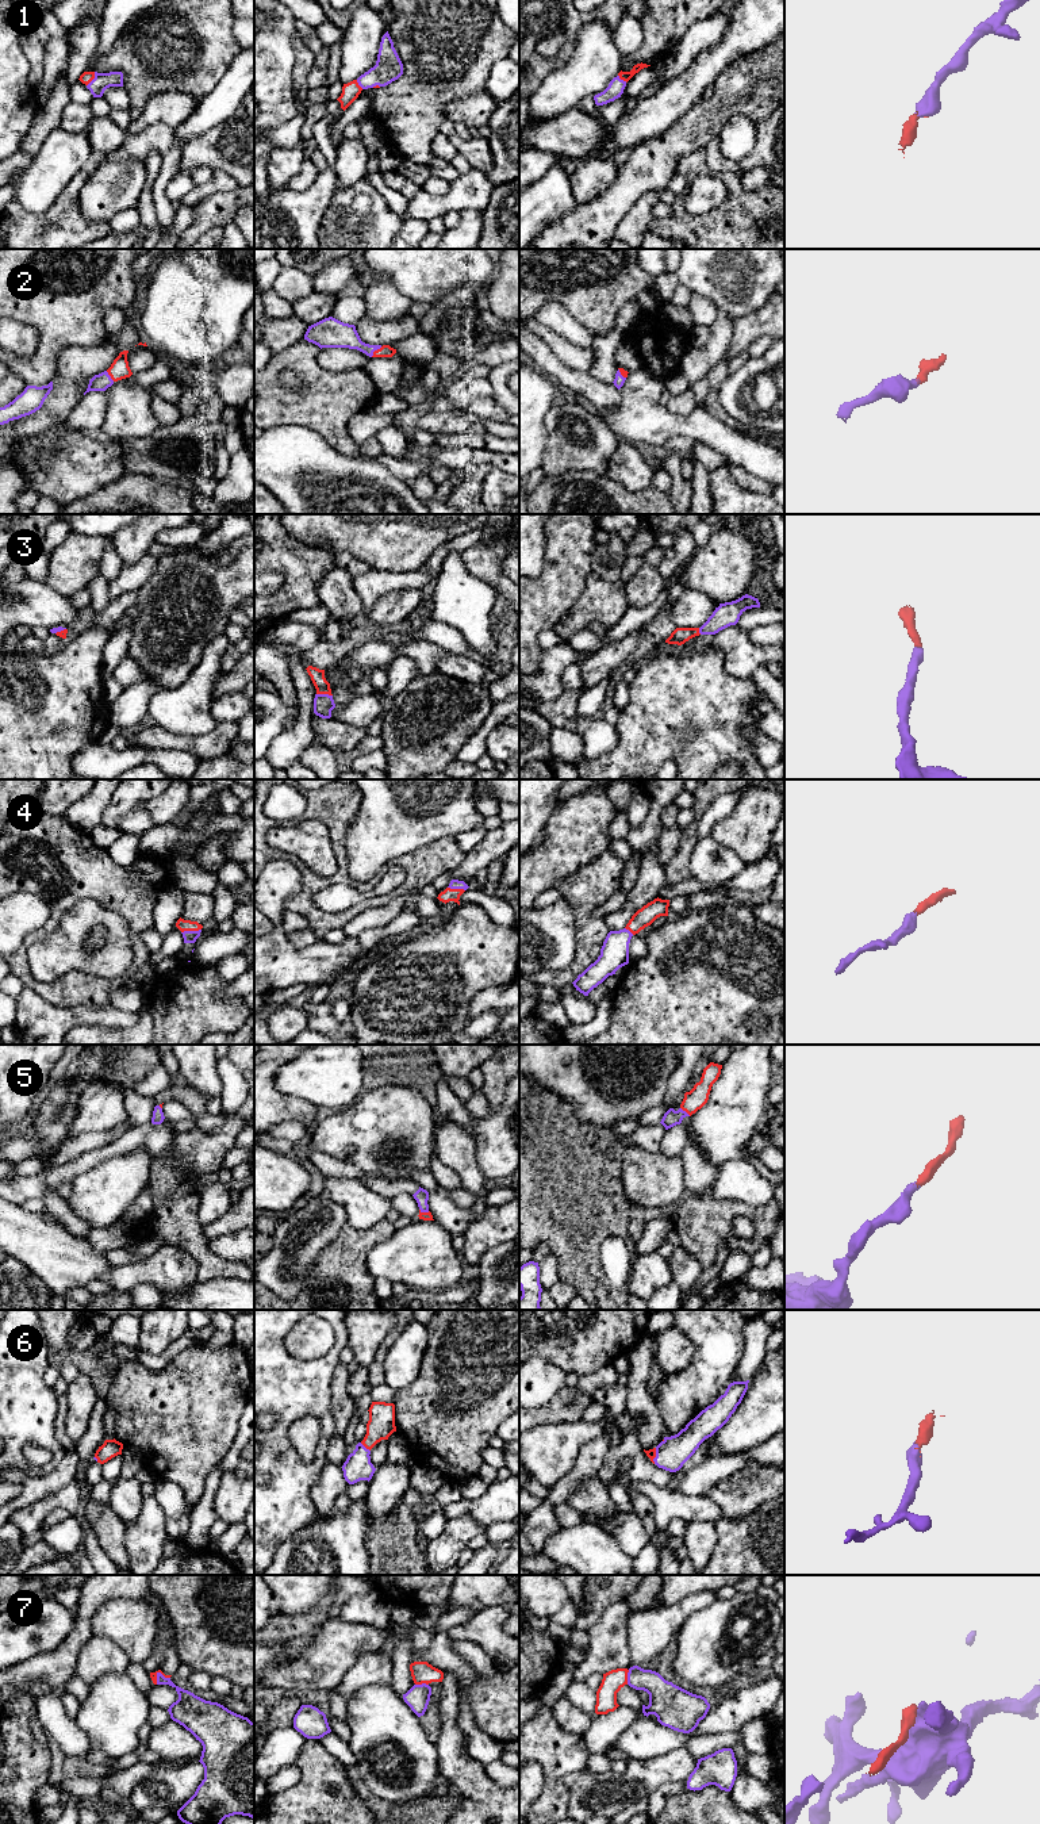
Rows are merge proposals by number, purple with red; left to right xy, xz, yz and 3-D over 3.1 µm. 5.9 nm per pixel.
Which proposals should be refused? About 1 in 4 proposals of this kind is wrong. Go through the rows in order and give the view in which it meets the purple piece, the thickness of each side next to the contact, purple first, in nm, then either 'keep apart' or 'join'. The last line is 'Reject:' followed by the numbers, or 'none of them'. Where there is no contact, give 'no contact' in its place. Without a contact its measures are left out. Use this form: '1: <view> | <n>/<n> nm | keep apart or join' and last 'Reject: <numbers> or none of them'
1: xy | 100/70 nm | join
2: xz | 160/80 nm | join
3: xz | 120/90 nm | join
4: xy | 80/70 nm | join
5: xz | 80/50 nm | join
6: xz | 160/160 nm | join
7: yz | 190/130 nm | keep apart
Reject: 7

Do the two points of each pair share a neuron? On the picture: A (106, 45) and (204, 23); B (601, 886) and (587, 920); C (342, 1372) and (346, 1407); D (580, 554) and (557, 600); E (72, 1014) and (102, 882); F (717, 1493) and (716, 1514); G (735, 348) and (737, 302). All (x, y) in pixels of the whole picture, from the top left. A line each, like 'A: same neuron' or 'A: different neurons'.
A: different neurons
B: same neuron
C: same neuron
D: same neuron
E: different neurons
F: different neurons
G: different neurons

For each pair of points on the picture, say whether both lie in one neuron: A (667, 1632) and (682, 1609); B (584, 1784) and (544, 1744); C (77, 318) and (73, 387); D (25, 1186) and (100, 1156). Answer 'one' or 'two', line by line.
A: one
B: two
C: two
D: one

